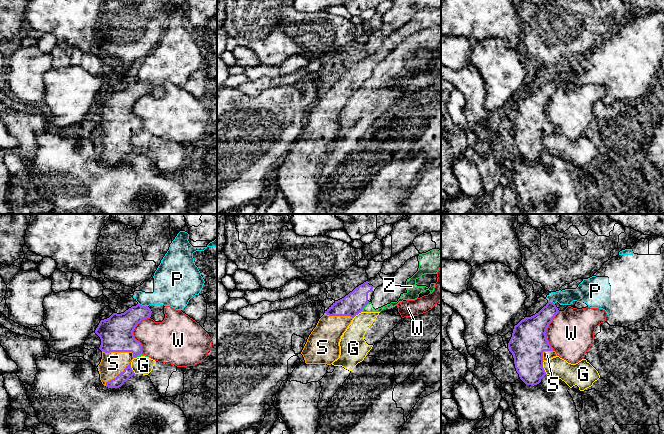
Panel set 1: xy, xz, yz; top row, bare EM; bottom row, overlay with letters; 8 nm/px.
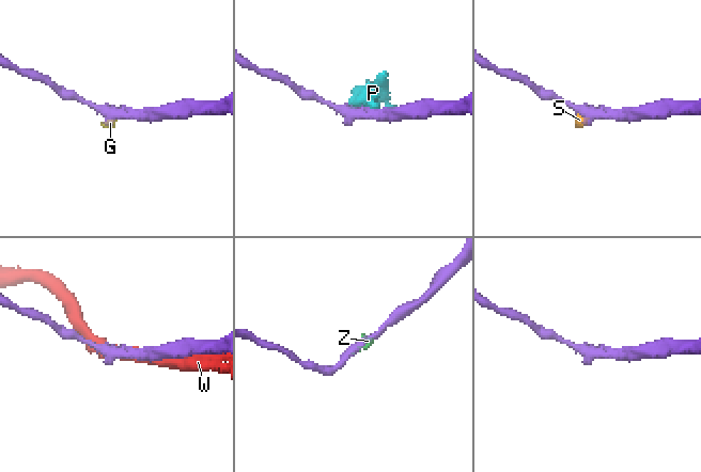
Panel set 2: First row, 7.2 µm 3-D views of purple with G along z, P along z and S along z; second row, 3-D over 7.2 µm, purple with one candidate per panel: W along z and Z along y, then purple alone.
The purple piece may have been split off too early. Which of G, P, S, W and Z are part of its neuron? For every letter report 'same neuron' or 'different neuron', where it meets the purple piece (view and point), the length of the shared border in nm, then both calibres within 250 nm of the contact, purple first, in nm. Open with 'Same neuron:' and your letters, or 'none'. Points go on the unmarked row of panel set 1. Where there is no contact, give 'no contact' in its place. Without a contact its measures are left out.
Same neuron: S
G: different neuron; contact yz (543, 144); length 120 nm; calibres 280 and 180 nm
P: different neuron; contact xy (143, 82); length 80 nm; calibres 220 and 260 nm
S: same neuron; contact xy (119, 127); length 280 nm; calibres 280 and 190 nm
W: different neuron; contact xy (132, 109); length 300 nm; calibres 280 and 320 nm
Z: different neuron; contact xz (364, 82); length 110 nm; calibres 180 and 60 nm

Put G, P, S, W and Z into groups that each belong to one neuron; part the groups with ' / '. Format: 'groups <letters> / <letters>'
groups G Z / P / S / W

